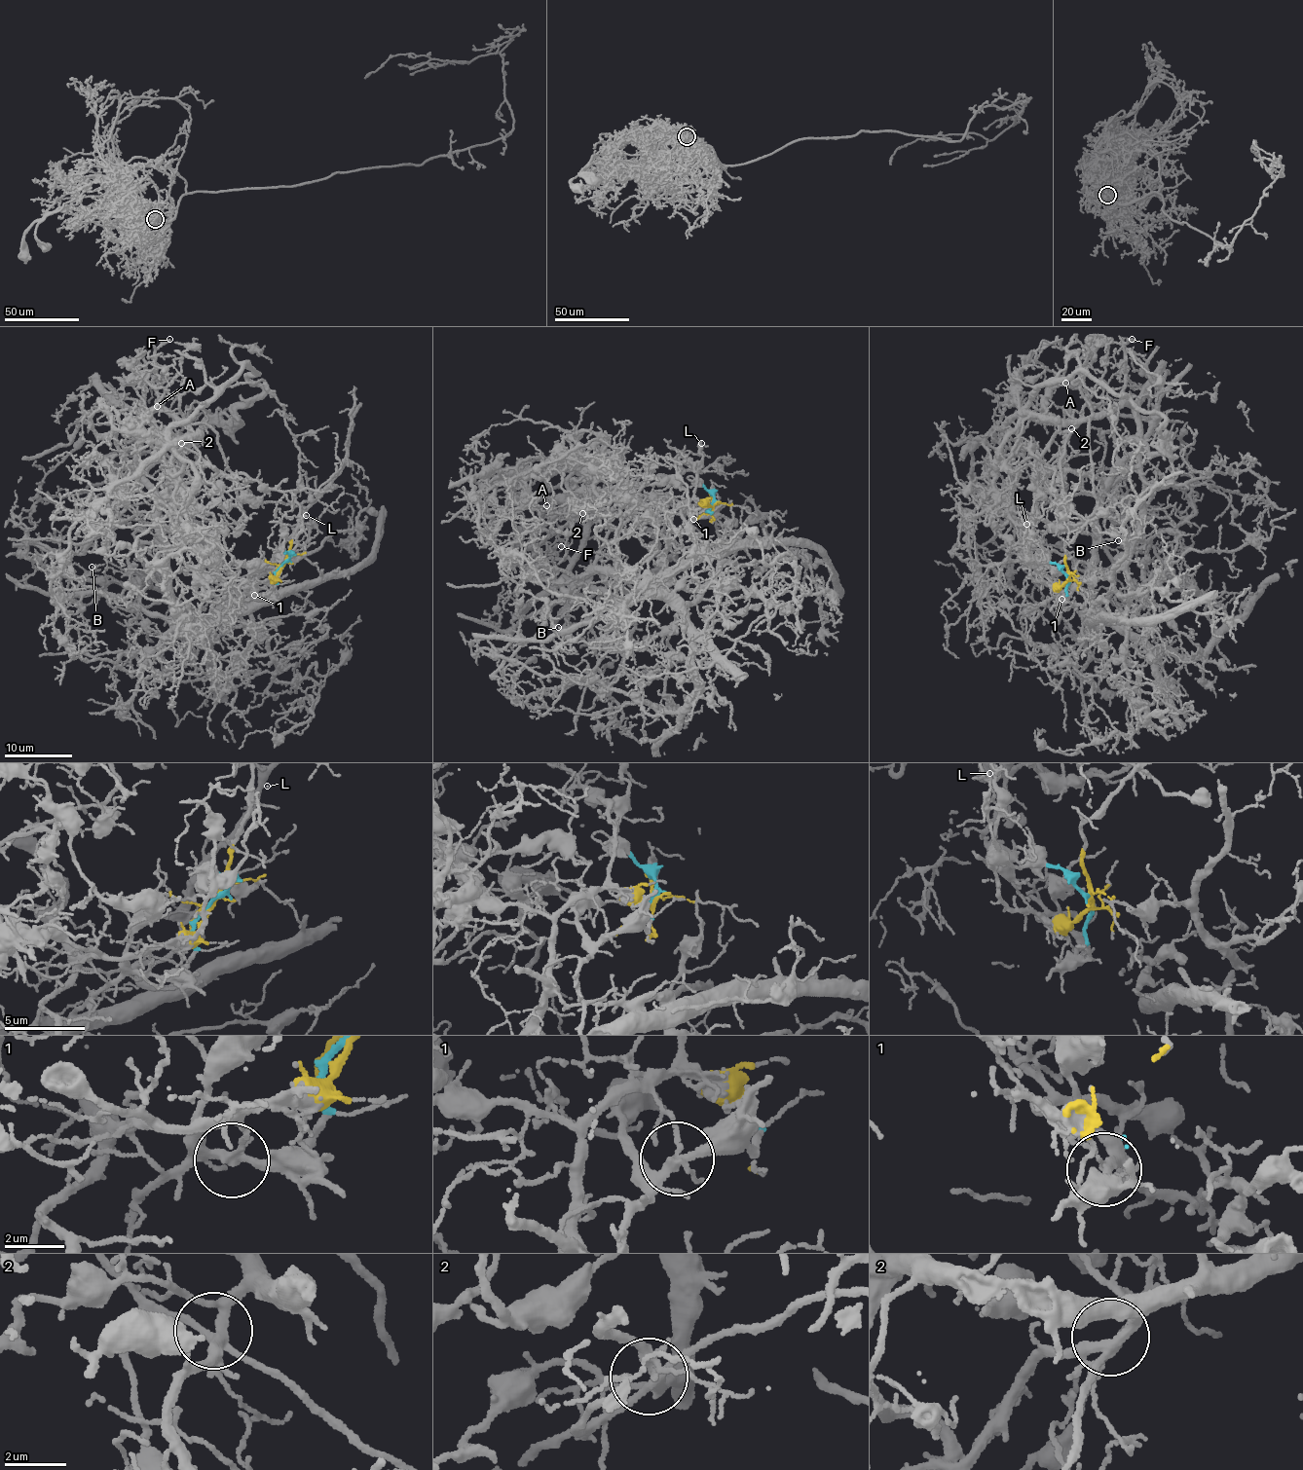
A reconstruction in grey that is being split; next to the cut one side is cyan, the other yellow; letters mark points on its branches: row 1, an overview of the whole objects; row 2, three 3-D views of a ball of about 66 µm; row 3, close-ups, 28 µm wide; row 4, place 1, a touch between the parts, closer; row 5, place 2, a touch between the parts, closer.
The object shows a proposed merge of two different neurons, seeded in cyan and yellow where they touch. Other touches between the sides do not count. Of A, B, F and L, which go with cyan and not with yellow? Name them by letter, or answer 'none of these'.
B, L

